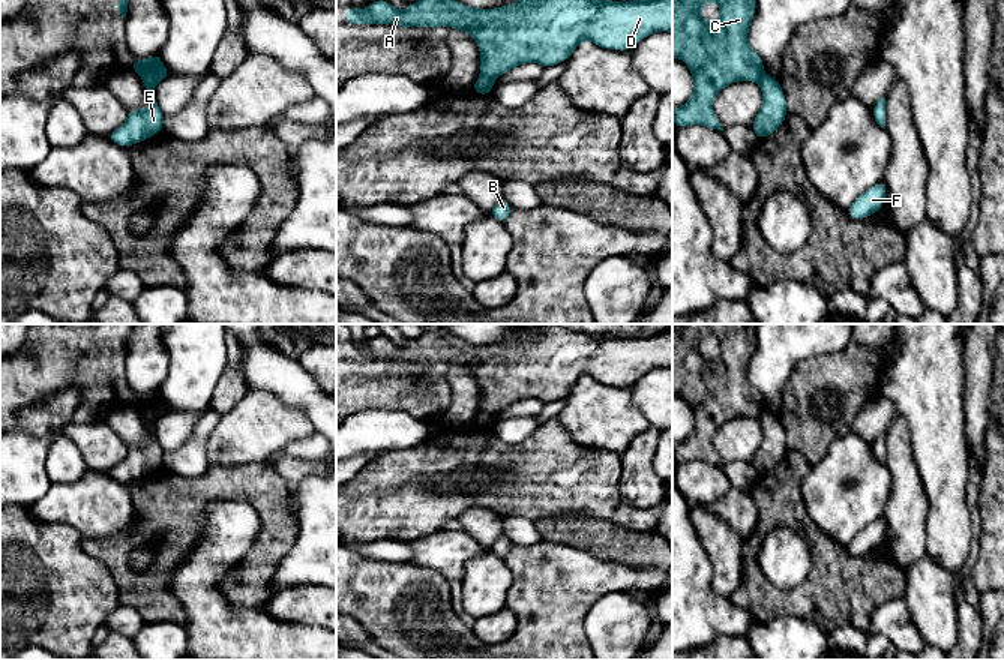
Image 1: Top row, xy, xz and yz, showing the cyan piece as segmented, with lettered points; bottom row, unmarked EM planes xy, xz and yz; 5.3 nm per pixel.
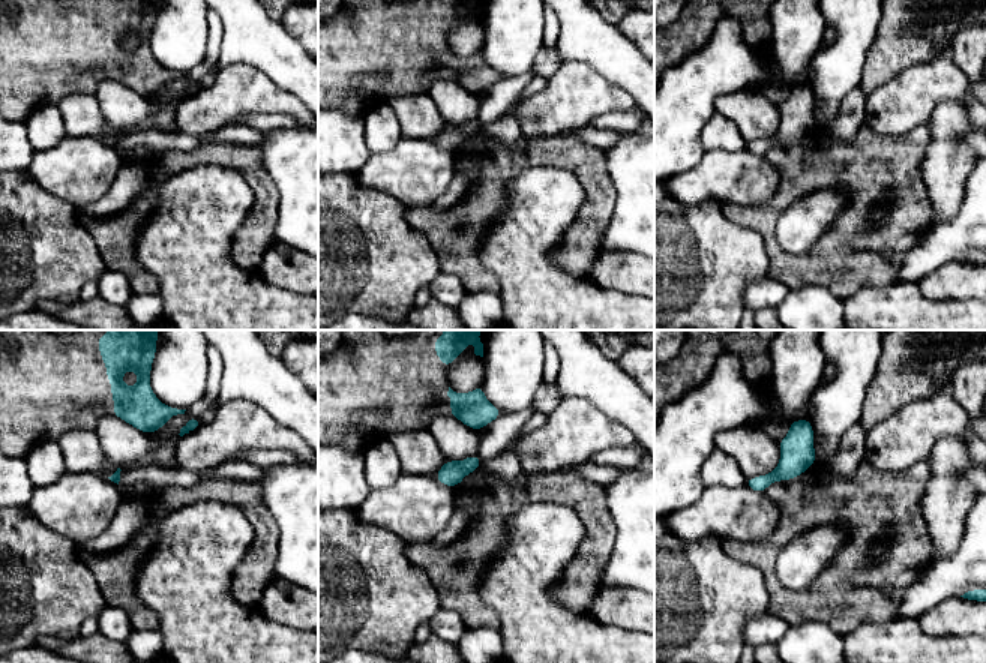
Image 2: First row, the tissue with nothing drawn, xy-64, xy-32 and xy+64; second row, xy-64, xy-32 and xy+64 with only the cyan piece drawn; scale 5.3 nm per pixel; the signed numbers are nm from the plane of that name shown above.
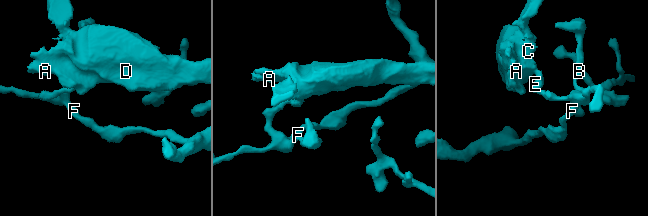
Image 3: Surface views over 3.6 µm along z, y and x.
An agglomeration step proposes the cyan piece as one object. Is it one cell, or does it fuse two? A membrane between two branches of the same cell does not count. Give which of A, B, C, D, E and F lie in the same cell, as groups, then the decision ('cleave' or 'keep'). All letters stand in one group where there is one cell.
A C D / B E F; cleave

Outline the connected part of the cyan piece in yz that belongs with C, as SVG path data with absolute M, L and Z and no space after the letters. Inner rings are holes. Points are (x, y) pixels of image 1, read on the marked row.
M677 0L672 4L672 58L683 60L692 74L693 92L690 99L672 111L675 128L702 124L723 130L713 112L716 94L737 81L759 82L764 76L764 62L747 42L747 32L755 16L756 0ZM707 2L716 2L720 16L707 22L699 9Z

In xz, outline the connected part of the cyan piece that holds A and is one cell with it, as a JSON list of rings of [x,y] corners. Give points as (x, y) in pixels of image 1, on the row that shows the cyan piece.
[[[386,0],[365,10],[354,4],[345,12],[348,24],[392,24],[399,27],[452,27],[467,32],[480,50],[480,76],[495,80],[524,63],[551,68],[566,62],[582,40],[600,48],[626,51],[656,32],[672,33],[672,0],[518,0],[494,9],[468,8],[456,0],[419,0],[399,10]]]

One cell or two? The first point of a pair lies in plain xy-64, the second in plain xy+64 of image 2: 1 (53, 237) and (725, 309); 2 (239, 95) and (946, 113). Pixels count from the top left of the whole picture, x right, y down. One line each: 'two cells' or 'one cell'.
1: one cell
2: two cells

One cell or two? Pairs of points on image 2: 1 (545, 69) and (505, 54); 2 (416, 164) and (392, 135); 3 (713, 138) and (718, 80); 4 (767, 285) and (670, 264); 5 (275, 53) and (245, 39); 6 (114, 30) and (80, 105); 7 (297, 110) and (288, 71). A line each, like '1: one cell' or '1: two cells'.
1: two cells
2: two cells
3: two cells
4: two cells
5: one cell
6: two cells
7: two cells

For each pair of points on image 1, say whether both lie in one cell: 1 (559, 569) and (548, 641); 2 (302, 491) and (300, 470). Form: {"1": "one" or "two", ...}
{"1": "one", "2": "two"}

